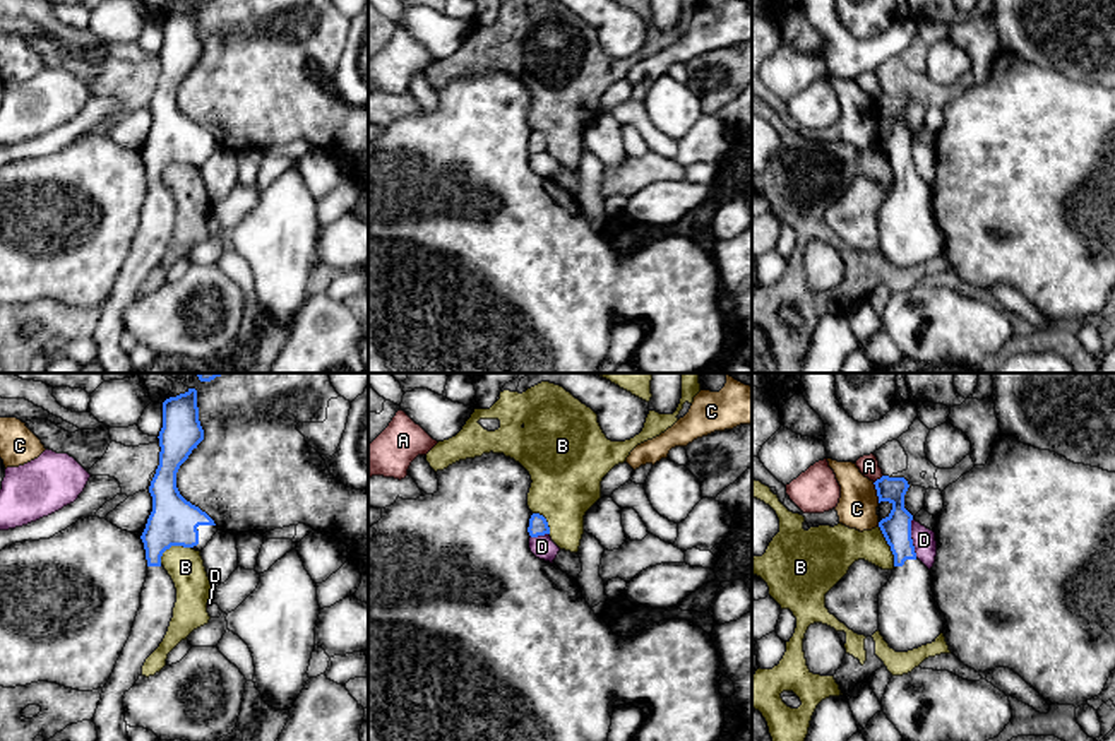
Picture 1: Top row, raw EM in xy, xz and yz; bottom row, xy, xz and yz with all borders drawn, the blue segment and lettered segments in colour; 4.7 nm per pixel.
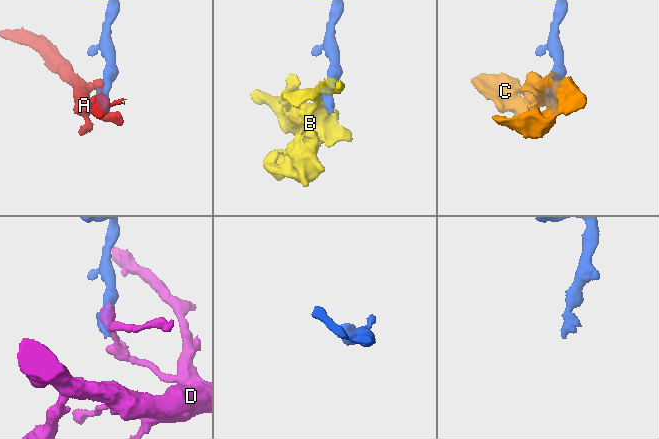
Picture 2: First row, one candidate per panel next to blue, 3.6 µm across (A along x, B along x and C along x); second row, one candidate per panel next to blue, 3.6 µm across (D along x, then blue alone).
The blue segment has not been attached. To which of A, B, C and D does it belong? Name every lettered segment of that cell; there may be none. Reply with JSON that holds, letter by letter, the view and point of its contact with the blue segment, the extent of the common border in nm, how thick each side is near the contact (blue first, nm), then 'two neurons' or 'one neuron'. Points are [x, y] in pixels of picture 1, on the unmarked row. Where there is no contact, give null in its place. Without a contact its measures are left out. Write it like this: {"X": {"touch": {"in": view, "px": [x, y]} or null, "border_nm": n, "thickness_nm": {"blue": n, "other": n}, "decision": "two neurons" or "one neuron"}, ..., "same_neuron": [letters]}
{"A": {"touch": {"in": "yz", "px": [877, 96]}, "border_nm": 60, "thickness_nm": {"blue": 140, "other": 100}, "decision": "two neurons"}, "B": {"touch": {"in": "xy", "px": [172, 161]}, "border_nm": 170, "thickness_nm": {"blue": 220, "other": 170}, "decision": "two neurons"}, "C": {"touch": {"in": "yz", "px": [877, 110]}, "border_nm": 100, "thickness_nm": {"blue": 140, "other": 190}, "decision": "two neurons"}, "D": {"touch": {"in": "yz", "px": [910, 154]}, "border_nm": 190, "thickness_nm": {"blue": 140, "other": 110}, "decision": "two neurons"}, "same_neuron": []}

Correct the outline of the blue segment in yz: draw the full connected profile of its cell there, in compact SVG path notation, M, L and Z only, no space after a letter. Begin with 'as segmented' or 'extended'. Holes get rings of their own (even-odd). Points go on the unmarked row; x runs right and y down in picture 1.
extended; M882 92L874 101L879 120L892 122L891 130L879 139L894 171L892 192L879 210L879 248L891 265L908 269L935 258L944 238L932 209L932 190L915 169L913 132L904 125L908 98Z

